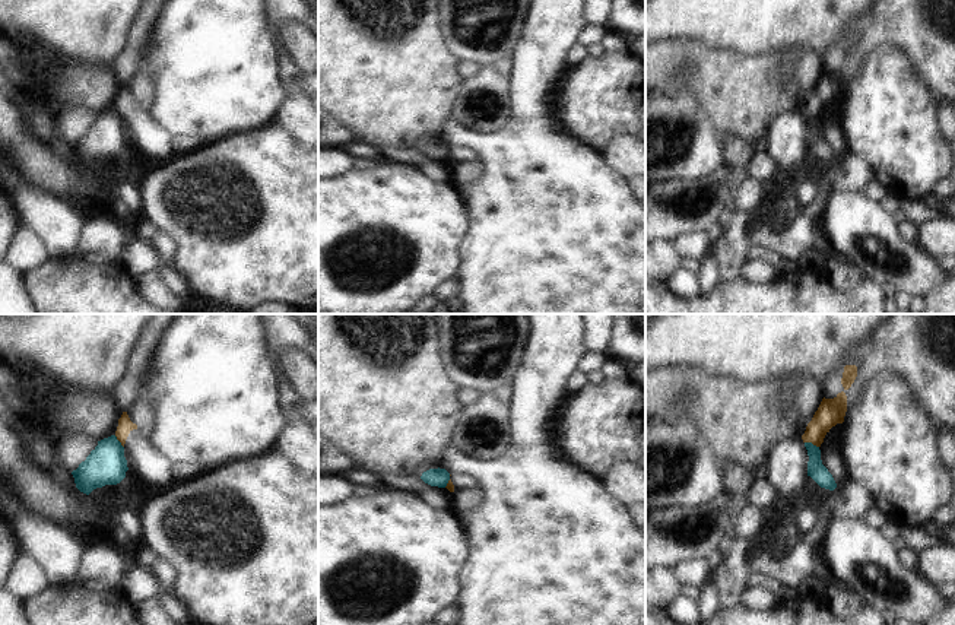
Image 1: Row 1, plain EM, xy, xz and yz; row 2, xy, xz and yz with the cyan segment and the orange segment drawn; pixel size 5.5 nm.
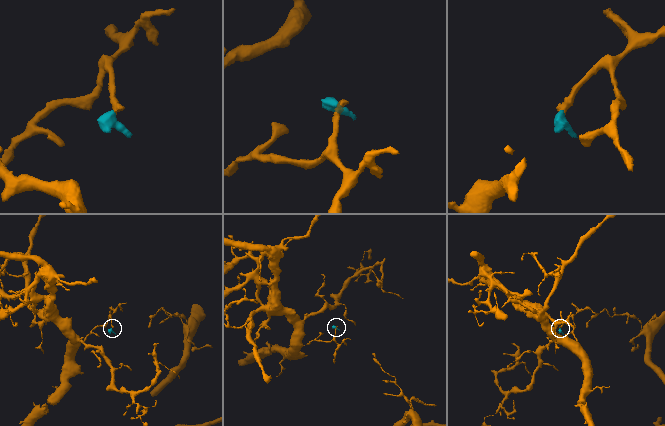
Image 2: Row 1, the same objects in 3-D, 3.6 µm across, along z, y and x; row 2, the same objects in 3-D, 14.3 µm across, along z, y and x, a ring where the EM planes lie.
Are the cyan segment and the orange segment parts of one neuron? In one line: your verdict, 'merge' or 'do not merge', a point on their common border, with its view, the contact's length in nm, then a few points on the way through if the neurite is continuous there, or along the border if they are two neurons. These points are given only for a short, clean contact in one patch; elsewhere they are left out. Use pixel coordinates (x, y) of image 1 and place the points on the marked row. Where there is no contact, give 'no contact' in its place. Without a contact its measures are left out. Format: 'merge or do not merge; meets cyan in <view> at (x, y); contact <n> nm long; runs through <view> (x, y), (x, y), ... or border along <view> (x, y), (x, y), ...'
do not merge; meets cyan in yz at (812, 444); contact 90 nm long; border along yz (805, 441), (818, 447)

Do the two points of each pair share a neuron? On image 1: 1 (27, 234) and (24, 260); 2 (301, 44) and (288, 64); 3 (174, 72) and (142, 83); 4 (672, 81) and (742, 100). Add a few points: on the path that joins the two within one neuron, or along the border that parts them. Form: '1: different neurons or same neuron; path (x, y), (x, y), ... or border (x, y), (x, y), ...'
1: same neuron; path (27, 240), (27, 254)
2: different neurons; border (284, 47), (300, 69)
3: different neurons; border (140, 69), (154, 81), (154, 102), (149, 110)
4: same neuron; path (689, 81), (722, 81), (725, 83)

